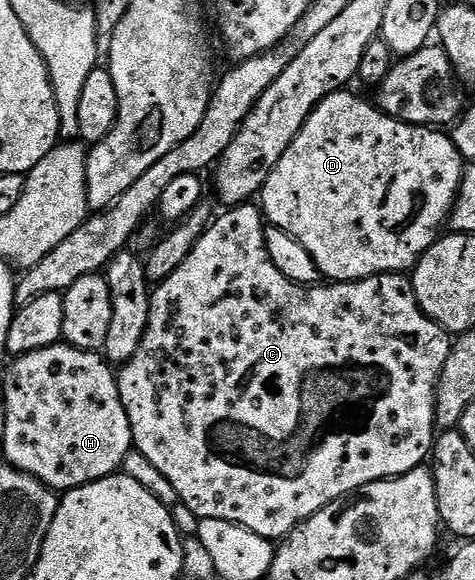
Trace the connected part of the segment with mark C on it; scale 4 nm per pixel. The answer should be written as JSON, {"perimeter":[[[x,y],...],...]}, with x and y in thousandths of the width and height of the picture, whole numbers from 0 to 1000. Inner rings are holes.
{"perimeter":[[[507,352],[474,360],[472,371],[463,378],[440,388],[438,395],[408,421],[400,441],[375,455],[375,462],[347,486],[335,488],[318,502],[320,522],[316,524],[316,552],[307,559],[307,572],[299,579],[299,593],[291,593],[291,607],[274,622],[259,626],[251,633],[244,660],[248,676],[257,690],[257,703],[265,703],[265,717],[274,724],[274,745],[278,747],[278,767],[299,786],[307,786],[316,800],[324,803],[366,838],[366,847],[377,859],[377,871],[389,872],[400,884],[413,886],[415,895],[448,893],[451,897],[476,897],[501,903],[509,910],[526,910],[526,917],[543,917],[543,924],[568,928],[575,931],[596,931],[606,926],[606,919],[623,909],[629,900],[644,898],[661,883],[686,876],[686,869],[709,862],[731,860],[735,855],[760,845],[771,834],[781,831],[800,831],[808,824],[836,824],[872,807],[895,802],[897,791],[909,781],[909,764],[914,750],[920,747],[918,738],[918,664],[926,653],[931,634],[952,605],[954,584],[943,571],[931,567],[912,548],[899,548],[888,538],[888,531],[876,516],[876,505],[867,495],[865,478],[840,472],[789,472],[777,479],[764,479],[760,486],[699,486],[697,490],[632,491],[604,481],[577,459],[575,448],[562,433],[556,400],[560,395],[560,378],[545,353]]]}

